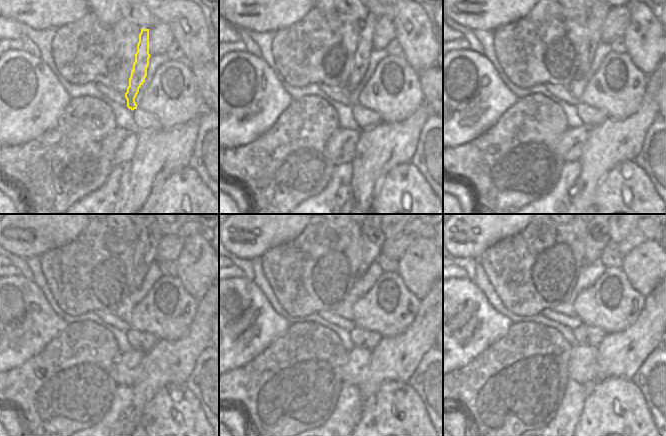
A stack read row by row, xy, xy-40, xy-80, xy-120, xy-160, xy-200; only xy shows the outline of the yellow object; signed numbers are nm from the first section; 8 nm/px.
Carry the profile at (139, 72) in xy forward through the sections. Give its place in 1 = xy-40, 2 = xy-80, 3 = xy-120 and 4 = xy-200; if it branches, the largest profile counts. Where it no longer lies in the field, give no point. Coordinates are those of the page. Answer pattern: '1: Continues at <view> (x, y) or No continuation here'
1: Continues at xy-40 (365, 46)
2: Continues at xy-80 (598, 12)
3: Continues at xy-120 (150, 235)
4: Continues at xy-200 (597, 234)

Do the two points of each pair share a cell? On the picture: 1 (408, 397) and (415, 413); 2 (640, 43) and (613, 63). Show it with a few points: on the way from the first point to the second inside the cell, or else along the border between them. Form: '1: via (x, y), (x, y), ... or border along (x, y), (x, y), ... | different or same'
1: via (408, 401), (408, 406), (411, 409) | same
2: border along (625, 52), (641, 72) | different

